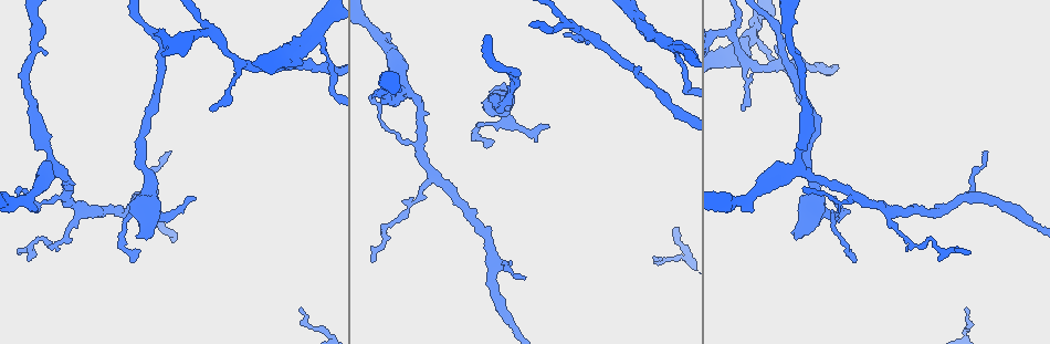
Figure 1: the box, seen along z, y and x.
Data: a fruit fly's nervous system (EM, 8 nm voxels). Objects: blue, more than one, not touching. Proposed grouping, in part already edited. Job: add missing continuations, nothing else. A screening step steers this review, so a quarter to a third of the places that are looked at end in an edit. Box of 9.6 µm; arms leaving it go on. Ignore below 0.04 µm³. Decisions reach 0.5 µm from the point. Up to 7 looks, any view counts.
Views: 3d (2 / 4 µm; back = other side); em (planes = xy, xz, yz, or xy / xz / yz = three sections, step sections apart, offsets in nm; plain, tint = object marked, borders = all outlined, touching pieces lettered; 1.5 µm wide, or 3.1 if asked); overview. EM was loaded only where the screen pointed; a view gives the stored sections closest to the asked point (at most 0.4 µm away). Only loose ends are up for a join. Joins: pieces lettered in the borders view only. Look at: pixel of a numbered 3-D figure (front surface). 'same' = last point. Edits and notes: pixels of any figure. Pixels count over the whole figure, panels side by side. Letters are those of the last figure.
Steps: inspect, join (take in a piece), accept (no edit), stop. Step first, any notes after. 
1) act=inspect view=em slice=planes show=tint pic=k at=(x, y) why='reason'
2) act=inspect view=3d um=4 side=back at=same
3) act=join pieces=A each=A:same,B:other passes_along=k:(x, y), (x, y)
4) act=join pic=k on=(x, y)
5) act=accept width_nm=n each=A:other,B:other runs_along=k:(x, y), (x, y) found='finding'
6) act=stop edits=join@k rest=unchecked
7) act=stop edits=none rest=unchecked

act=inspect view=em slice=xz step=8 show=tint pic=1 at=(209, 109) why='tapers out'

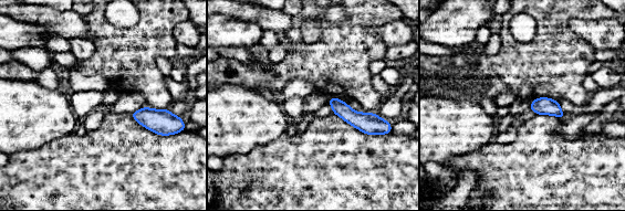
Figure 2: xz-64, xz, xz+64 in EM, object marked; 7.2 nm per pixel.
act=inspect view=em slice=planes show=borders at=same

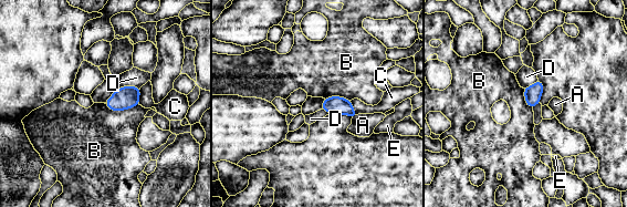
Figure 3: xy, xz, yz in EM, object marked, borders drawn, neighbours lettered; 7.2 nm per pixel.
act=accept each=A:other,B:other,C:other,D:other,E:other border=3:(138, 103), (122, 110), (105, 105) found='no lettered piece goes on from it'

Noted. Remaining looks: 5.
act=inspect view=3d um=4 side=back pic=1 at=(302, 65)

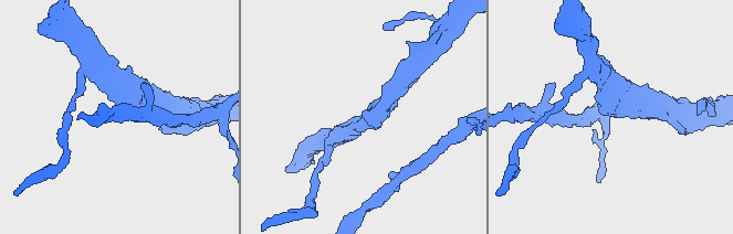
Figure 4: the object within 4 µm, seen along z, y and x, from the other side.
act=inspect view=em slice=xz step=4 show=borders pic=4 at=(609, 111) why='shape alone is not enough'

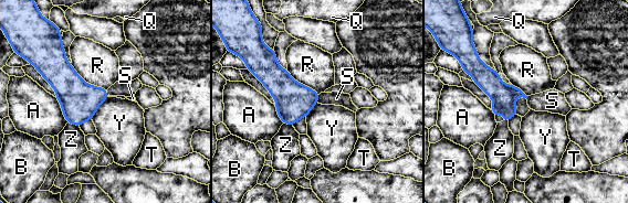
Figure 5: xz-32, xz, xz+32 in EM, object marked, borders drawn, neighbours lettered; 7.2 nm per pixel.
act=accept each=A:other,B:other,Q:other,R:other,S:other,T:other,Y:other,Z:other found='none of them fits'

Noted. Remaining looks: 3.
act=inspect view=3d um=2 pic=1 at=(987, 150) why='thin end'

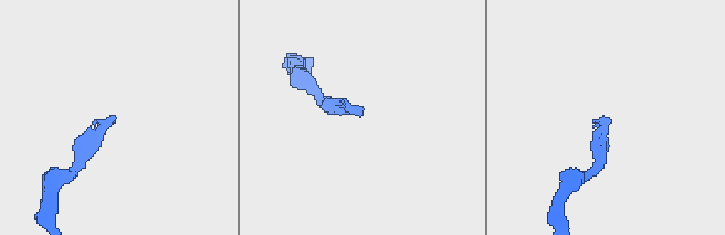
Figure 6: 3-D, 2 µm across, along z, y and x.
act=inspect view=em slice=planes show=tint pic=6 at=(113, 117)

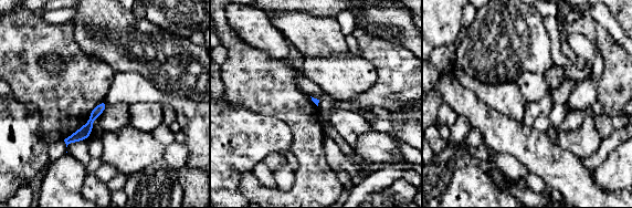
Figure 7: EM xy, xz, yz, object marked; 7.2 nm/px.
act=inspect view=em slice=planes show=borders at=same why='see the neighbours'

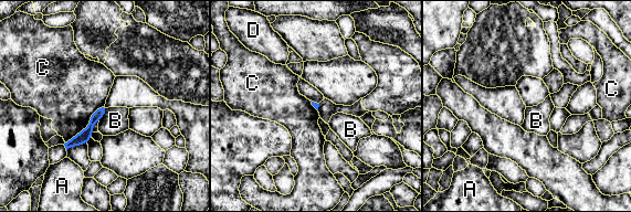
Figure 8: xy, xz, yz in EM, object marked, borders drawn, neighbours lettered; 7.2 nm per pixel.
act=accept each=A:other,B:other,C:other,D:other found='none of them fits'

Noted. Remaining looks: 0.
act=stop edits=none rest=unchecked

